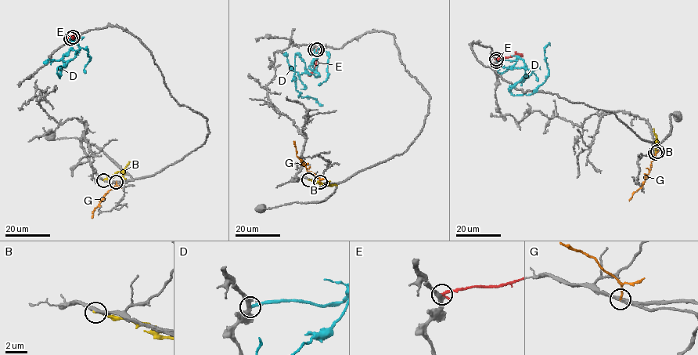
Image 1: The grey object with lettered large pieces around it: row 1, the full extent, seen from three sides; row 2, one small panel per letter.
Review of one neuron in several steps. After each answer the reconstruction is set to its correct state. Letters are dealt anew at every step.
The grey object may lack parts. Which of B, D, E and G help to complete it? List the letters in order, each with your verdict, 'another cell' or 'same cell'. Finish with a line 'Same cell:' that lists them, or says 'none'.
B: another cell
D: another cell
E: another cell
G: another cell
Same cell: none

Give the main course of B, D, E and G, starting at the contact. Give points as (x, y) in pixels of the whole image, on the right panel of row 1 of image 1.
B: (655, 153), (656, 141), (653, 128)
D: (496, 61), (523, 60), (525, 73), (510, 92), (530, 95), (548, 75), (544, 50), (549, 42)
E: (496, 59), (516, 54), (523, 56)
G: (657, 151), (644, 182), (629, 201)

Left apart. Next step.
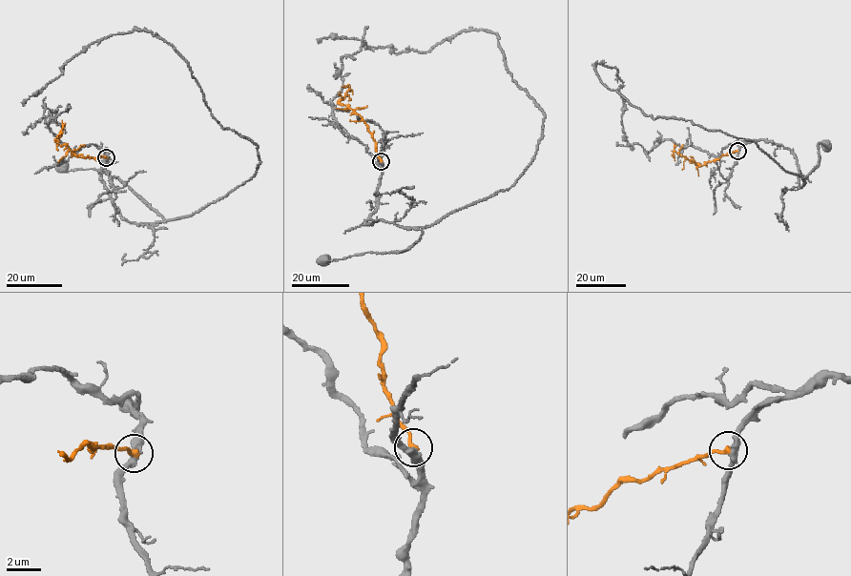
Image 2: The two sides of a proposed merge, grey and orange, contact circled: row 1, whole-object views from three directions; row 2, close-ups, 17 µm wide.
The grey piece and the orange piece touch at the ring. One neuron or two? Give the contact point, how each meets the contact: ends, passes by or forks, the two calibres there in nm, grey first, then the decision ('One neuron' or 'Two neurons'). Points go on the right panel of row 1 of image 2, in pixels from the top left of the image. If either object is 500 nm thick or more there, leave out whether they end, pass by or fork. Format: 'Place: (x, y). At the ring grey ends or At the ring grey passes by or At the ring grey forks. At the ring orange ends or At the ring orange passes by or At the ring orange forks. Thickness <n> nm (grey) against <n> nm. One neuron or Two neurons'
Place: (737, 151). At the ring grey passes by. At the ring orange ends. Thickness 400 nm (grey) against 320 nm. One neuron

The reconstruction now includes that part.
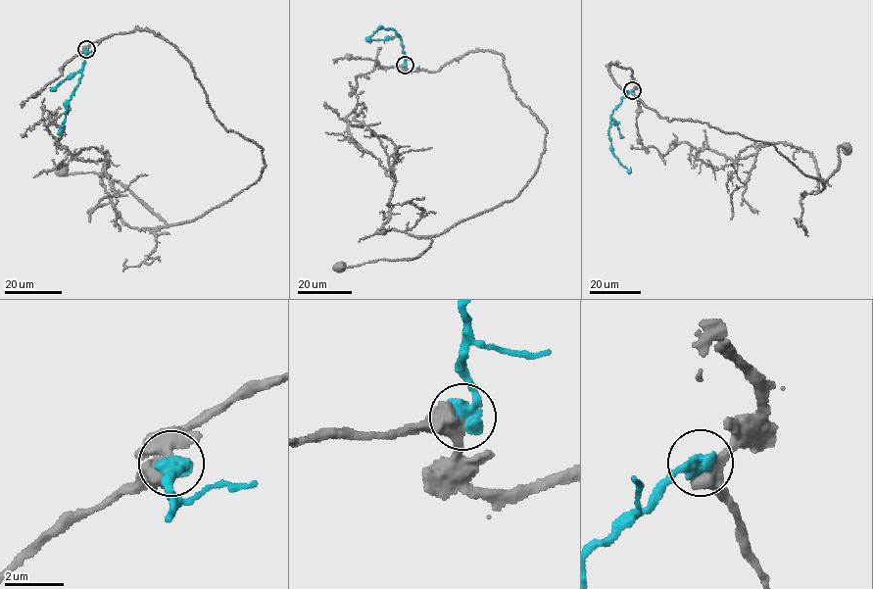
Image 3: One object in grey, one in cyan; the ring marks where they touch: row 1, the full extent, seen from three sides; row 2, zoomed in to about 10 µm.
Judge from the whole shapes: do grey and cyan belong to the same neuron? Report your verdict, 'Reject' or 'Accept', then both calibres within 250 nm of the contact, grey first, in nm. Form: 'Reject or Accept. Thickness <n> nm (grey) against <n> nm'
Accept. Thickness 480 nm (grey) against 600 nm

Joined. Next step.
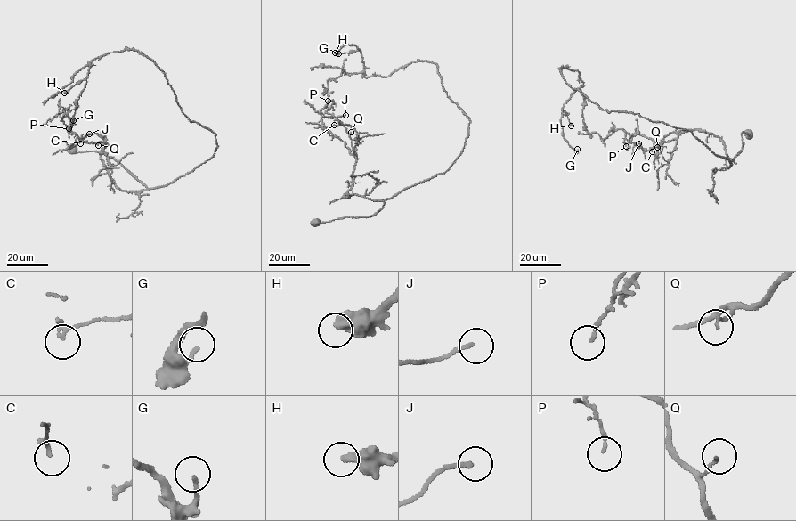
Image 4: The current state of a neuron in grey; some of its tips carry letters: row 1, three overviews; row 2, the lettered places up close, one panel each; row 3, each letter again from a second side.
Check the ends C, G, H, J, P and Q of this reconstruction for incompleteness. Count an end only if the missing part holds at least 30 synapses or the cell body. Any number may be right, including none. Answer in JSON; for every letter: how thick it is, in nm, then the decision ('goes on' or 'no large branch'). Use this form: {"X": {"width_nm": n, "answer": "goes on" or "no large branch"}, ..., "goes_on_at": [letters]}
{"C": {"width_nm": 160, "answer": "no large branch"}, "G": {"width_nm": 170, "answer": "no large branch"}, "H": {"width_nm": 500, "answer": "no large branch"}, "J": {"width_nm": 160, "answer": "no large branch"}, "P": {"width_nm": 140, "answer": "no large branch"}, "Q": {"width_nm": 130, "answer": "no large branch"}, "goes_on_at": []}

